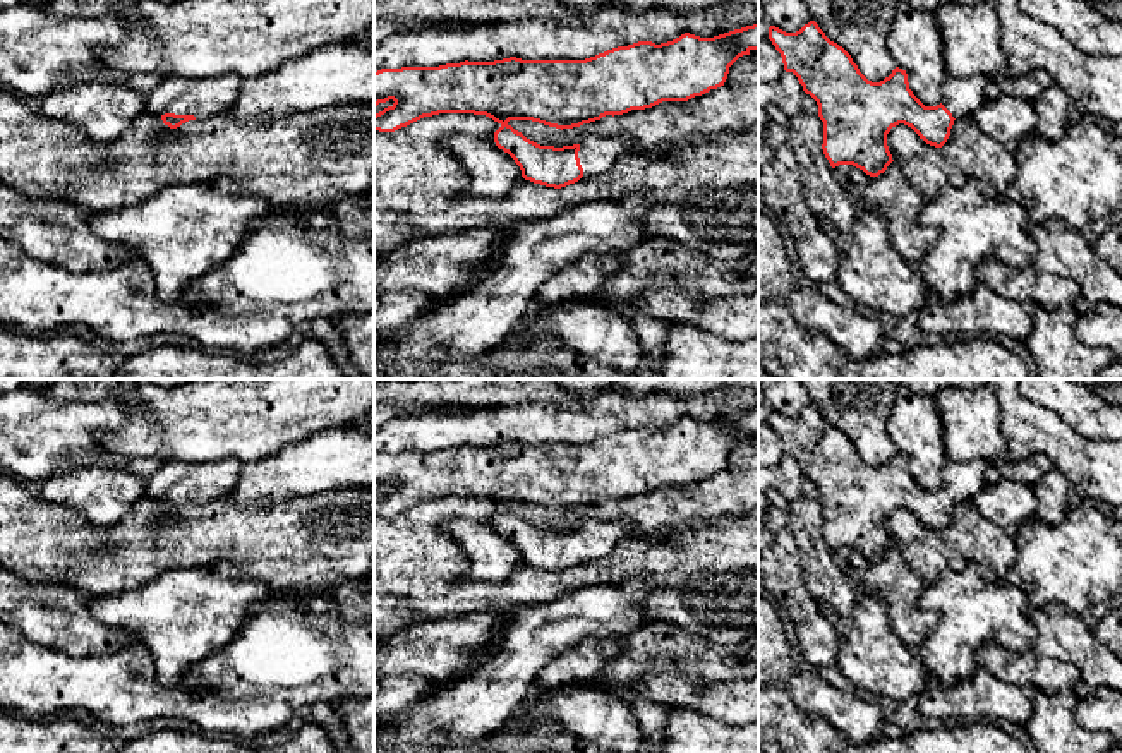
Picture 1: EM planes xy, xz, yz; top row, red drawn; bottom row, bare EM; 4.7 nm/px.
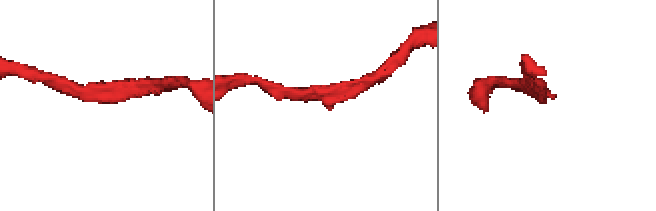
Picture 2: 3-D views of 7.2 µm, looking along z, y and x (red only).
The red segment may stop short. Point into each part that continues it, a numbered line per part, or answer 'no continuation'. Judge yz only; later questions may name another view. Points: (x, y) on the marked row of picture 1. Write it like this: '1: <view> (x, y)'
1: yz (963, 96)

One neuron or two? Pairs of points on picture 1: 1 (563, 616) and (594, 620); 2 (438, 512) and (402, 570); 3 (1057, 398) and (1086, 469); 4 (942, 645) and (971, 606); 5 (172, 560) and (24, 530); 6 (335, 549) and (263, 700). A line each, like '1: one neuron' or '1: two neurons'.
1: one neuron
2: one neuron
3: two neurons
4: one neuron
5: one neuron
6: two neurons

